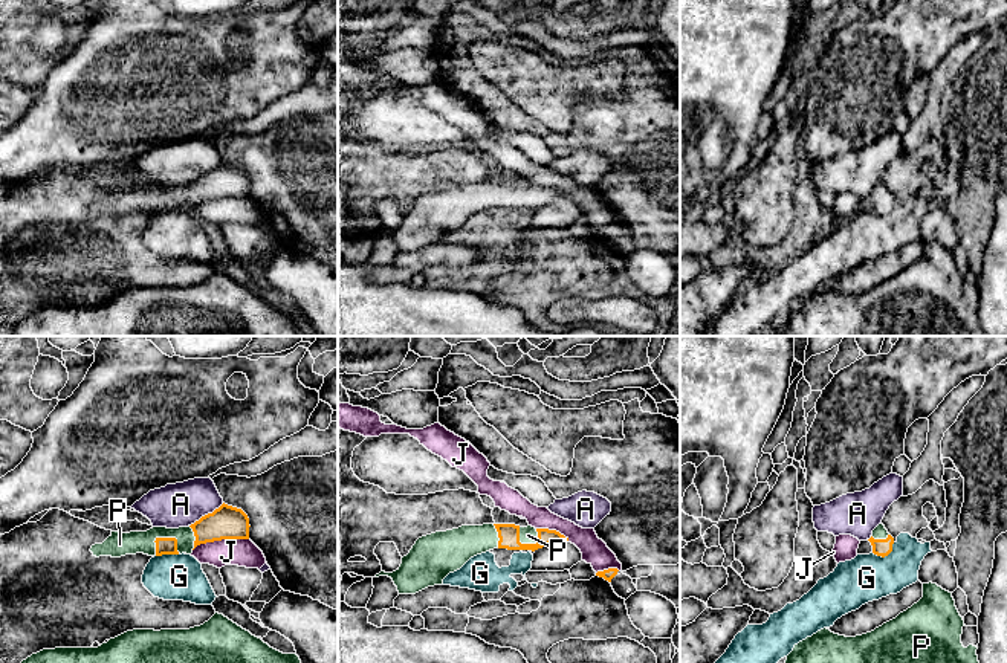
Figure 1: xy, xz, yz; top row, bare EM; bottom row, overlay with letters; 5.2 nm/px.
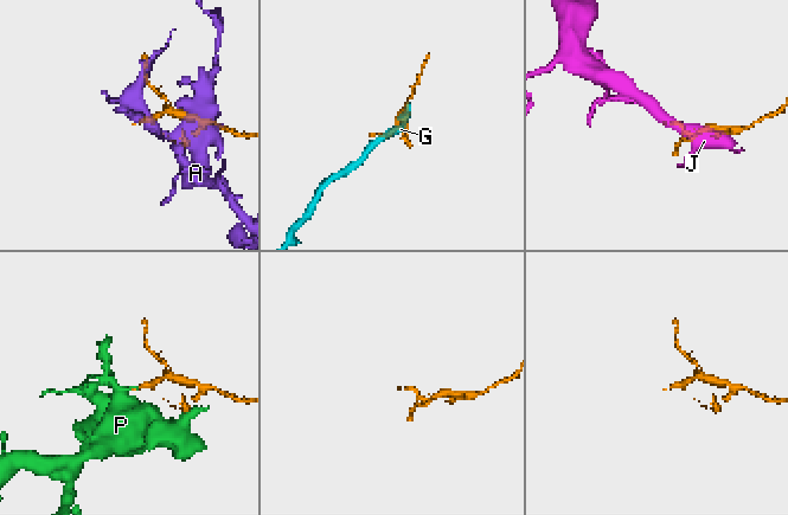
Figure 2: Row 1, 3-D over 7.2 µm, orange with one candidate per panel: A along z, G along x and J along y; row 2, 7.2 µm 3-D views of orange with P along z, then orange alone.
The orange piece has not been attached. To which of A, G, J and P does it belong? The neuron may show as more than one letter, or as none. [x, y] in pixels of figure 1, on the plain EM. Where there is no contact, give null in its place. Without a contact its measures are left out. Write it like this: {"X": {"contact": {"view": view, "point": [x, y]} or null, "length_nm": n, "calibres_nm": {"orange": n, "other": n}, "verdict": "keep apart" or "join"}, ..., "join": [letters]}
{"A": {"contact": {"view": "xy", "point": [208, 171]}, "length_nm": 220, "calibres_nm": {"orange": 180, "other": 240}, "verdict": "keep apart"}, "G": {"contact": {"view": "yz", "point": [885, 213]}, "length_nm": 130, "calibres_nm": {"orange": 100, "other": 240}, "verdict": "keep apart"}, "J": {"contact": {"view": "xy", "point": [220, 197]}, "length_nm": 300, "calibres_nm": {"orange": 180, "other": 140}, "verdict": "keep apart"}, "P": {"contact": {"view": "xy", "point": [171, 196]}, "length_nm": 160, "calibres_nm": {"orange": 100, "other": 120}, "verdict": "join"}, "join": ["P"]}

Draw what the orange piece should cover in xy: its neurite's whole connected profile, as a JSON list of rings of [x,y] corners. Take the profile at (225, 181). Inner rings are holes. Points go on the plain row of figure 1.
[[[223,160],[212,171],[202,174],[188,185],[153,185],[147,189],[130,191],[112,189],[102,202],[92,203],[90,209],[96,215],[121,215],[136,211],[148,214],[191,212],[200,202],[222,197],[249,197],[249,185],[249,176],[241,167]]]

